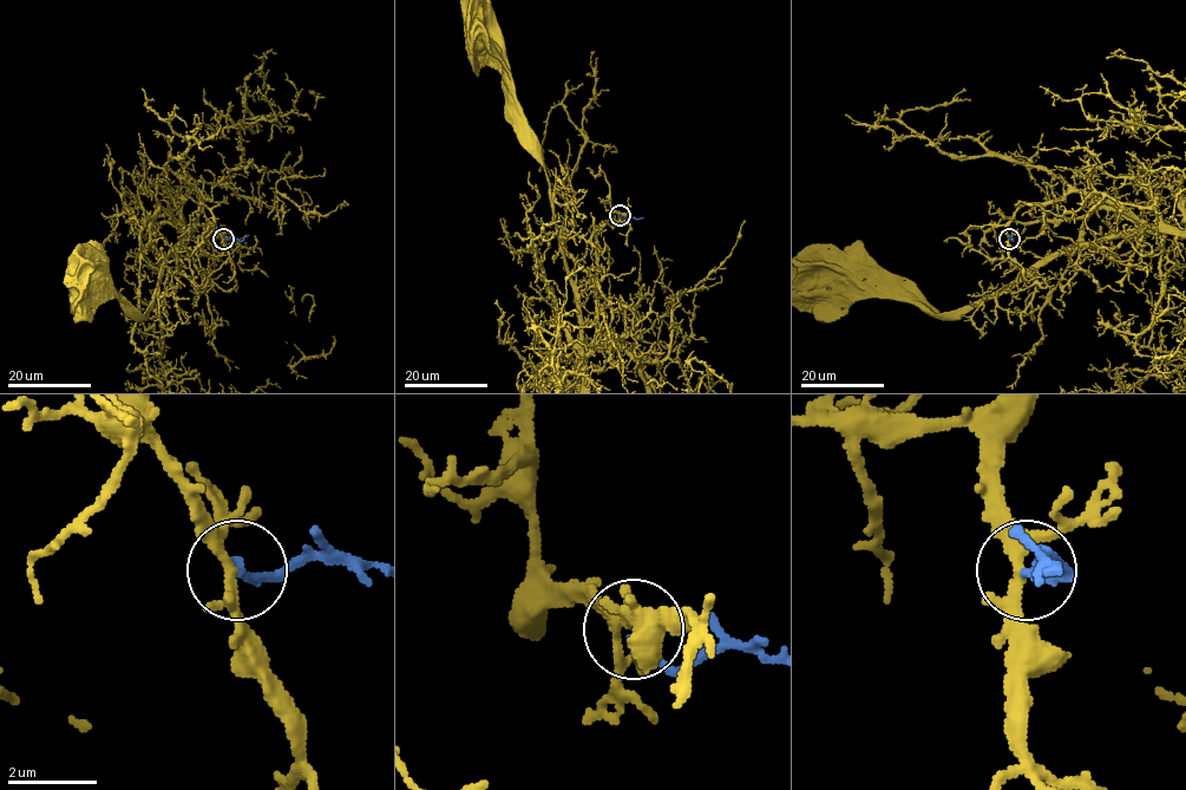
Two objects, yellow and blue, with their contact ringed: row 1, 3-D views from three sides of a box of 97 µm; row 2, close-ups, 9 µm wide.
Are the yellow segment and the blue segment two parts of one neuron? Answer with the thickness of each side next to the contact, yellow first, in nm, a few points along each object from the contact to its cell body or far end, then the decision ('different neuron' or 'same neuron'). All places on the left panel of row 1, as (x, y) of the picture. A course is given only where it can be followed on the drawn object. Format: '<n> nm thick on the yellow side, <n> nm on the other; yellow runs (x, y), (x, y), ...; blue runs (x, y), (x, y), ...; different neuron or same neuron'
200 nm thick on the yellow side, 220 nm on the other; yellow runs (223, 239), (198, 193), (198, 215), (163, 261), (143, 314), (119, 298), (80, 291), (76, 276); blue runs (223, 239), (241, 241), (247, 236); same neuron

